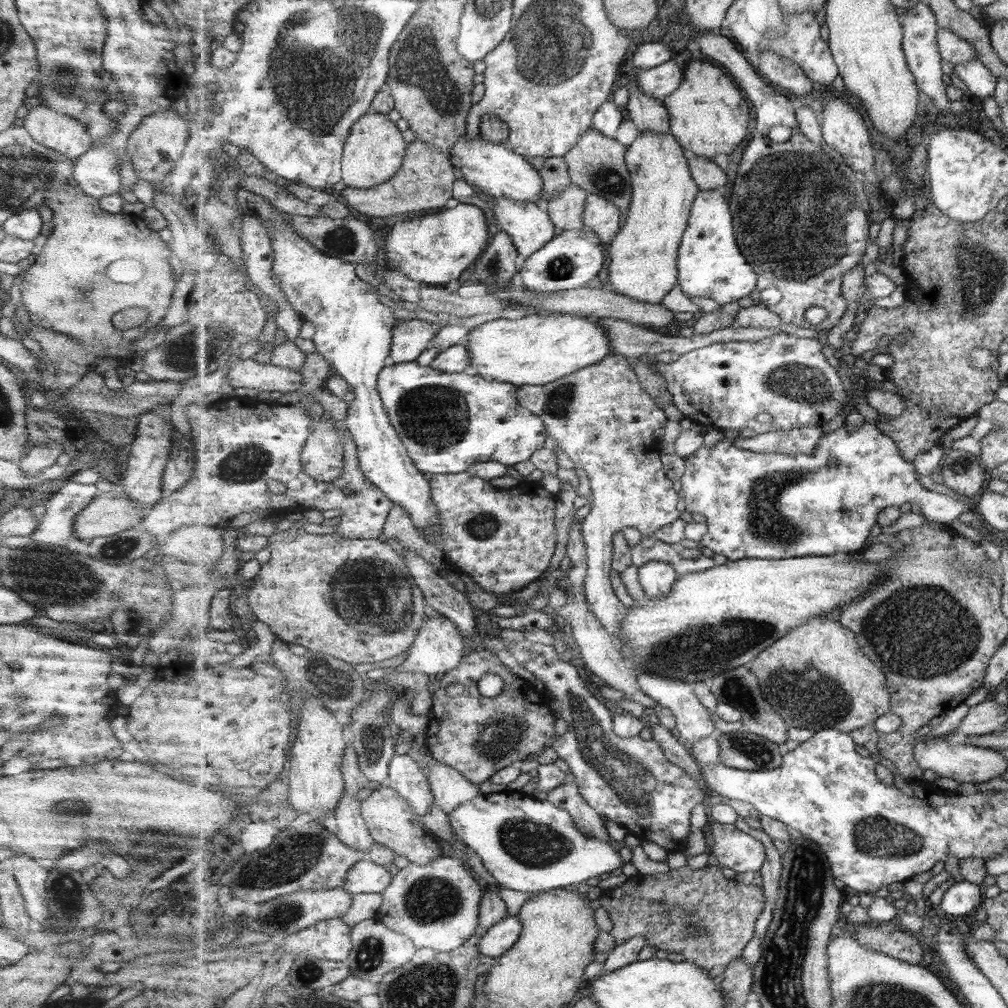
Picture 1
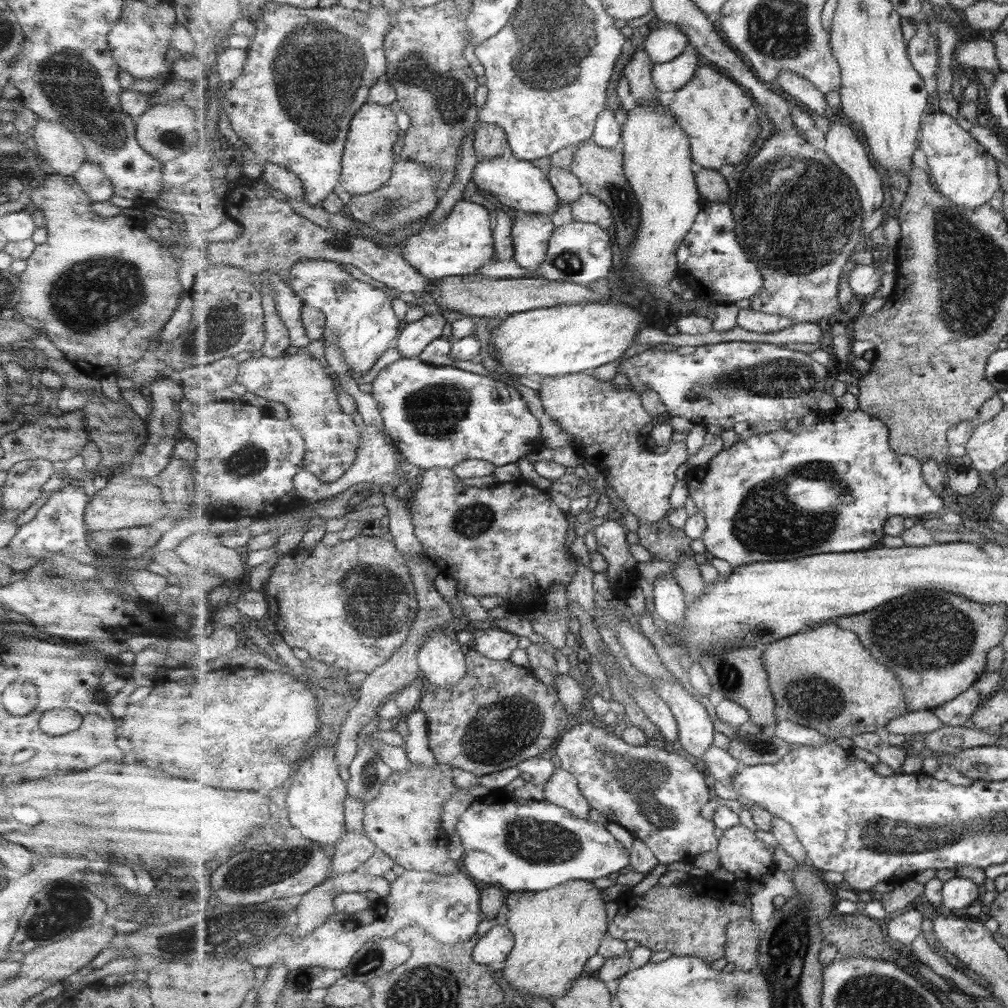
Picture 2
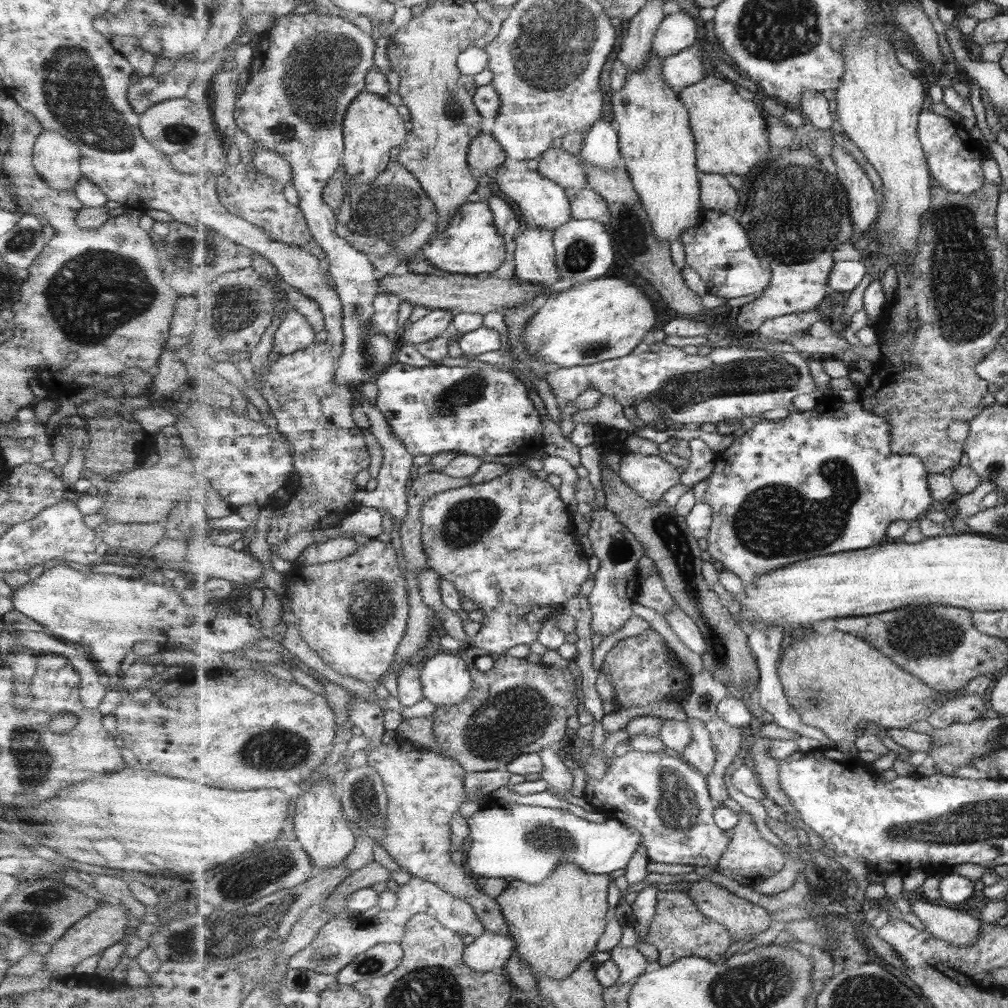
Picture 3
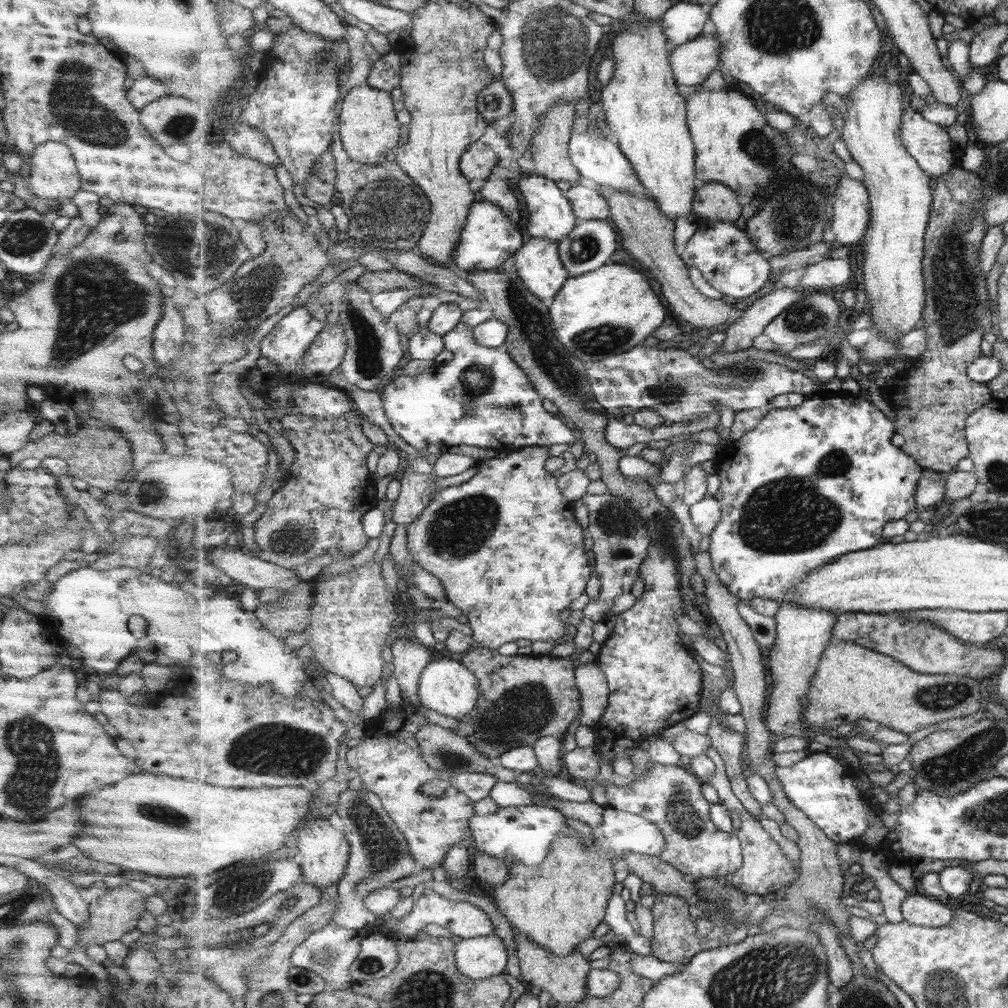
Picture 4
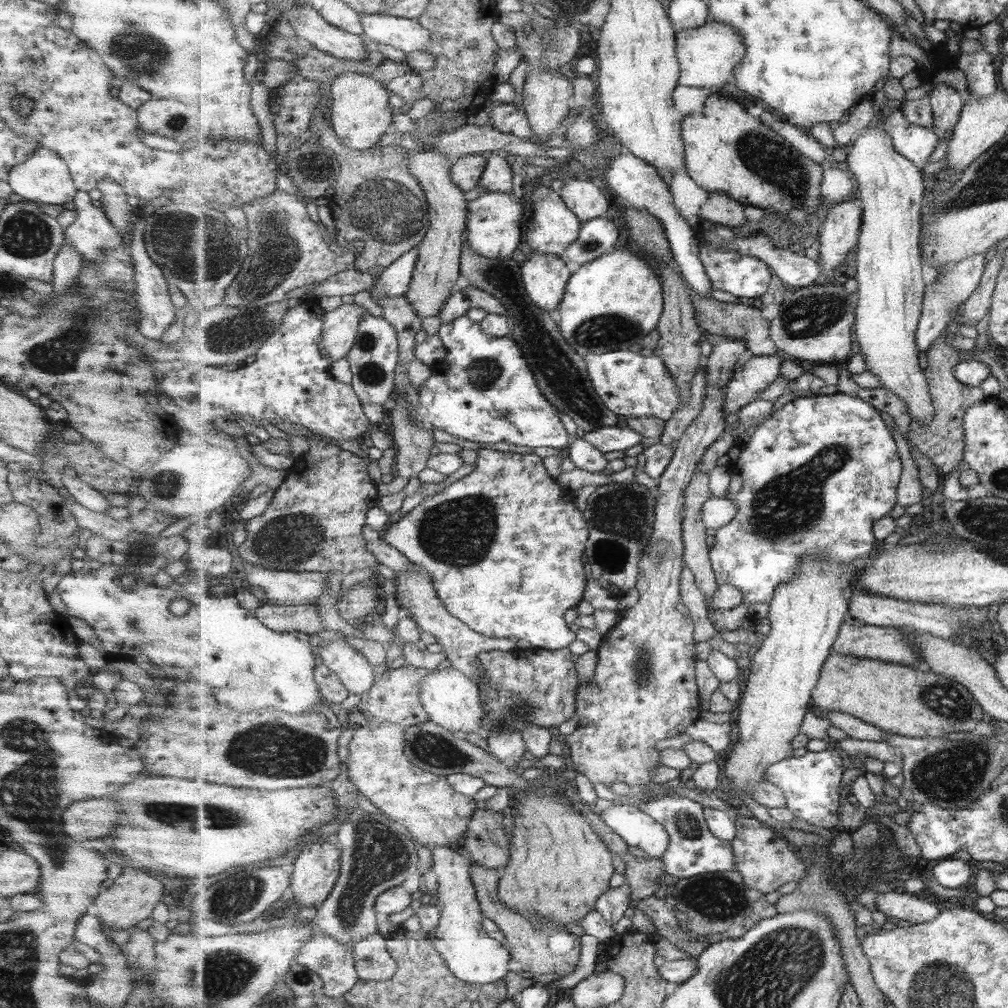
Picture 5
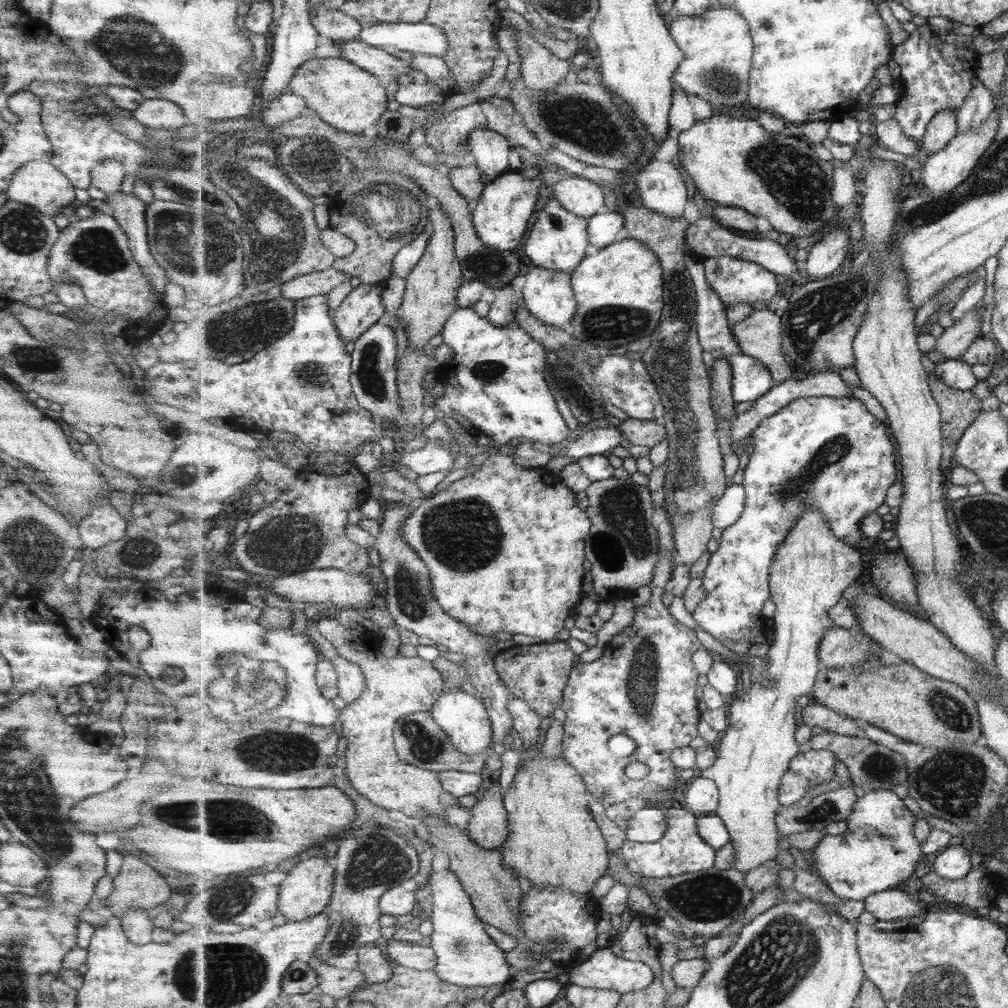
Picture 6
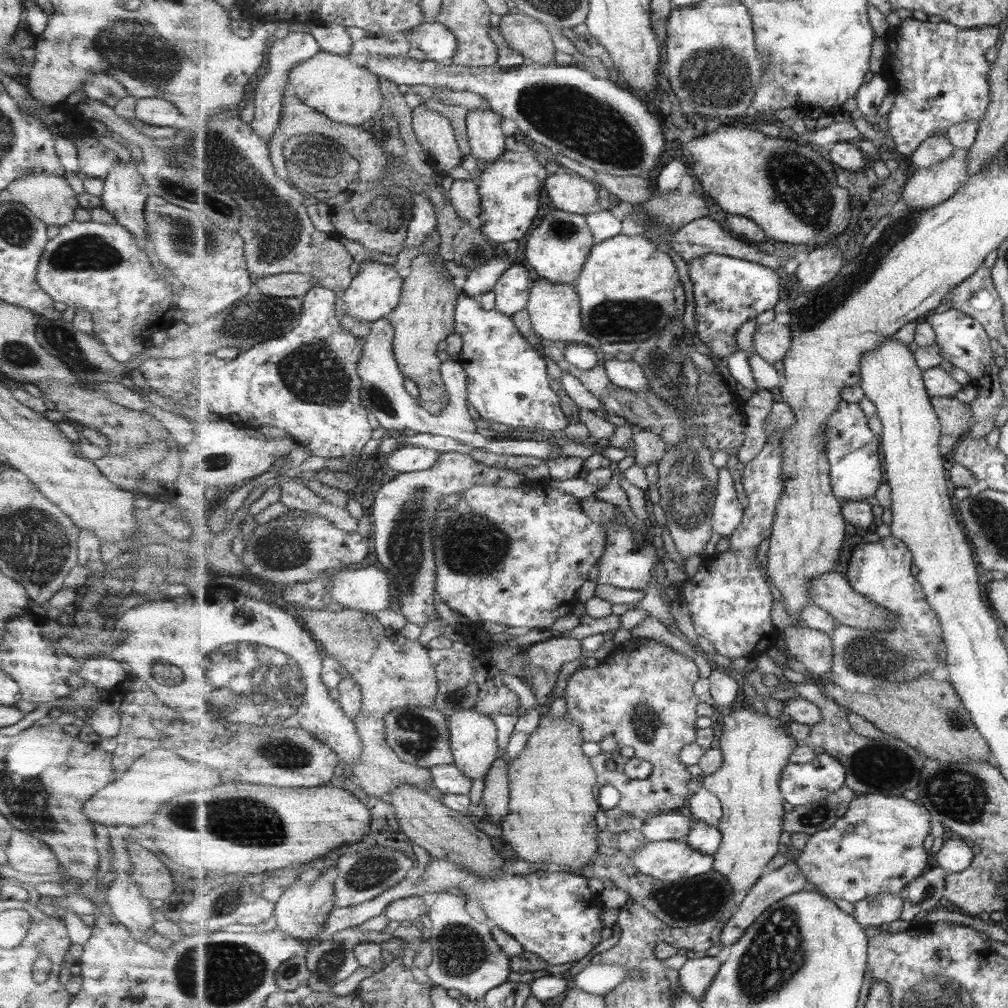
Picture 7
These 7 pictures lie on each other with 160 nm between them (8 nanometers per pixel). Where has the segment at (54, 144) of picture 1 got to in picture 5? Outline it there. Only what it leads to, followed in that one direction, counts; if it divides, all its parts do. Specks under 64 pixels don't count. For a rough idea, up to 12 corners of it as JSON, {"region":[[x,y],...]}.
{"region":[[41,146],[8,170],[12,194],[62,205],[77,191],[61,158]]}

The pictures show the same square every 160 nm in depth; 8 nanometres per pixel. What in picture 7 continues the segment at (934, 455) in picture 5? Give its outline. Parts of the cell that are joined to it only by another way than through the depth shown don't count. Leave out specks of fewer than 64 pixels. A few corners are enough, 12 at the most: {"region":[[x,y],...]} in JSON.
{"region":[[951,395],[932,404],[941,420],[940,449],[949,457],[969,434],[973,409]]}

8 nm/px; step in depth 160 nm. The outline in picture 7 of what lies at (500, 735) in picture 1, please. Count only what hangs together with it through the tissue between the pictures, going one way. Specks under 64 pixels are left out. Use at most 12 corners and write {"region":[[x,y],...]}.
{"region":[[551,637],[527,647],[524,667],[544,710],[559,672],[583,654],[580,640]]}

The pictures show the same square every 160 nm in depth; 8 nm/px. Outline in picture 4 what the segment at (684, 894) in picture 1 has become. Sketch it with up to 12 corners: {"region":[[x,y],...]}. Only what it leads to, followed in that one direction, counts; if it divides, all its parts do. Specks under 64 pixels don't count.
{"region":[[658,894],[653,914],[653,956],[689,965],[709,948],[739,944],[749,926],[713,920],[697,934],[697,912],[684,898]]}

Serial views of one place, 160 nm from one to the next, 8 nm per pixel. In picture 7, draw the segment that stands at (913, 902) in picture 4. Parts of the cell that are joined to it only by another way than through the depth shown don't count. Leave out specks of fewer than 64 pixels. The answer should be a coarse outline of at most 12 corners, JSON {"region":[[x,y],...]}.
{"region":[[882,893],[852,905],[864,926],[902,918],[904,898]]}

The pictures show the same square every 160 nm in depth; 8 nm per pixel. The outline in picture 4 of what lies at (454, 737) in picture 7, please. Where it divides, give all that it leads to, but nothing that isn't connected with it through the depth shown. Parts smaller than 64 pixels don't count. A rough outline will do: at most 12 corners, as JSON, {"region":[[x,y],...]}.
{"region":[[458,657],[430,662],[419,683],[426,709],[465,718],[480,680]]}

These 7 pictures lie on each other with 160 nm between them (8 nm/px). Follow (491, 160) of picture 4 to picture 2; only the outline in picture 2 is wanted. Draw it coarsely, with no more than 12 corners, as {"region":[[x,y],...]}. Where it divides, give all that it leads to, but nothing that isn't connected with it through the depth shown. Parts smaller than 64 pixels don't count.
{"region":[[480,124],[475,131],[478,160],[503,156],[510,148],[505,129]]}

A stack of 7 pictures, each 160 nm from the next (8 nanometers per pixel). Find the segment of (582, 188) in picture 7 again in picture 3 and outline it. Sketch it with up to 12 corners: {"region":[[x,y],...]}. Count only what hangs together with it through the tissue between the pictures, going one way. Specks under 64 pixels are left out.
{"region":[[585,188],[571,198],[573,219],[608,224],[608,201]]}

